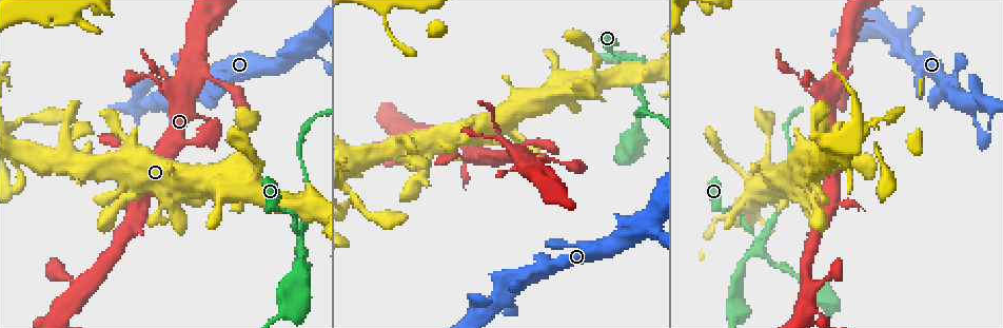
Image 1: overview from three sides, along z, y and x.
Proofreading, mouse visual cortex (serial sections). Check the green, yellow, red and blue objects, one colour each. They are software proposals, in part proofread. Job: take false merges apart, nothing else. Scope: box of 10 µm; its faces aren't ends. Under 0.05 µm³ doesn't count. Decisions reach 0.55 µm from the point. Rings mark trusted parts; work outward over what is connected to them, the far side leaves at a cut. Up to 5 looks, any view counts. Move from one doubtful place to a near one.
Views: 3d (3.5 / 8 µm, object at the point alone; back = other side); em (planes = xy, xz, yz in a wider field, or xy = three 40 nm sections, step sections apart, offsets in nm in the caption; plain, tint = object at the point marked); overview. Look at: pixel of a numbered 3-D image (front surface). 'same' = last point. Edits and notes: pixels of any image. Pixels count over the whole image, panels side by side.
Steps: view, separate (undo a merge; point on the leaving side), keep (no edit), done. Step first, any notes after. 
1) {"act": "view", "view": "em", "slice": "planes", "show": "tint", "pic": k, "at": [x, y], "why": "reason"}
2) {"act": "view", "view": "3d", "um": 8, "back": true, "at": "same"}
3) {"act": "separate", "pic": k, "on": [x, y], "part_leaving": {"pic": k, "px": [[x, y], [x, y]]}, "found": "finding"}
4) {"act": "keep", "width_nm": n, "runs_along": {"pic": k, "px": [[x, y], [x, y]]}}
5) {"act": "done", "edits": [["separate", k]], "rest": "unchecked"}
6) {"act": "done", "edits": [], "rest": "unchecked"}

{"act": "view", "view": "3d", "um": 3.5, "pic": 1, "at": [306, 44], "why": "a narrow waist"}

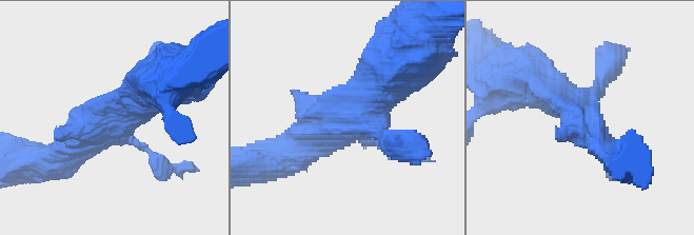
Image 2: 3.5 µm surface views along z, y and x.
{"act": "view", "view": "em", "slice": "planes", "show": "tint", "pic": 2, "at": [116, 113]}

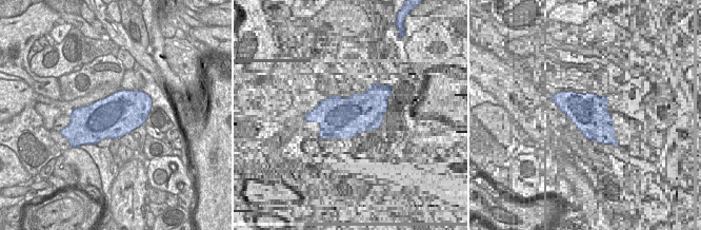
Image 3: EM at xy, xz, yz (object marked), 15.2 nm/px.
{"act": "keep", "runs_along": {"pic": 2, "px": [[48, 161], [150, 91]]}, "found": "all the same cell"}

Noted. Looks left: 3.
{"act": "view", "view": "3d", "um": 3.5, "pic": 1, "at": [169, 93], "why": "calibre changes"}

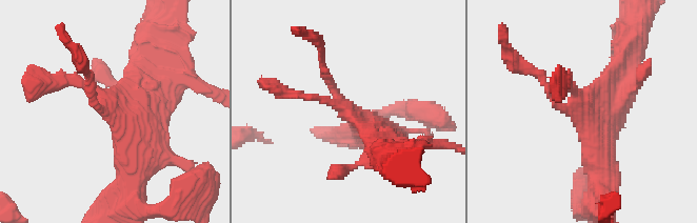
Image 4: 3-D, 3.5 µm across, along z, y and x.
{"act": "keep", "runs_along": {"pic": 4, "px": [[133, 169], [139, 127], [94, 88], [52, 82]]}, "found": "one cell here"}

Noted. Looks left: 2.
{"act": "done", "edits": [], "rest": "unchecked"}

